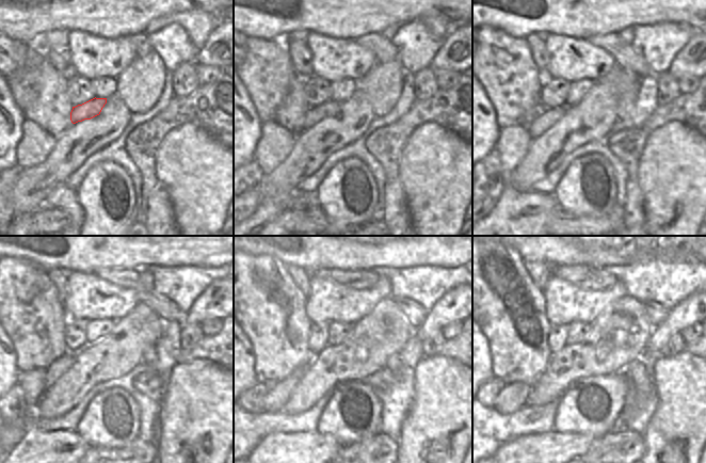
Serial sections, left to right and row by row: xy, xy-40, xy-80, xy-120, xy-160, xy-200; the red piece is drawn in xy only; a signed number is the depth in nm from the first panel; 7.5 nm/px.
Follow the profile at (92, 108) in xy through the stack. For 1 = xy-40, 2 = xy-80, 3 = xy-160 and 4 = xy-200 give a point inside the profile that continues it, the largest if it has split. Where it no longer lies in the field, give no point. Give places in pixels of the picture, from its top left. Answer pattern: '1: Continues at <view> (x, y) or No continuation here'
1: Continues at xy-40 (330, 109)
2: Continues at xy-80 (548, 116)
3: Continues at xy-160 (277, 395)
4: Continues at xy-200 (512, 397).

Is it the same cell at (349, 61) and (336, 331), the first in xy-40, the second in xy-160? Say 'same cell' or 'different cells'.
different cells

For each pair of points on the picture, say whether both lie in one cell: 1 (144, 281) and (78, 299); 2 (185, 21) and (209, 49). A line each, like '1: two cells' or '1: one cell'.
1: one cell
2: two cells

